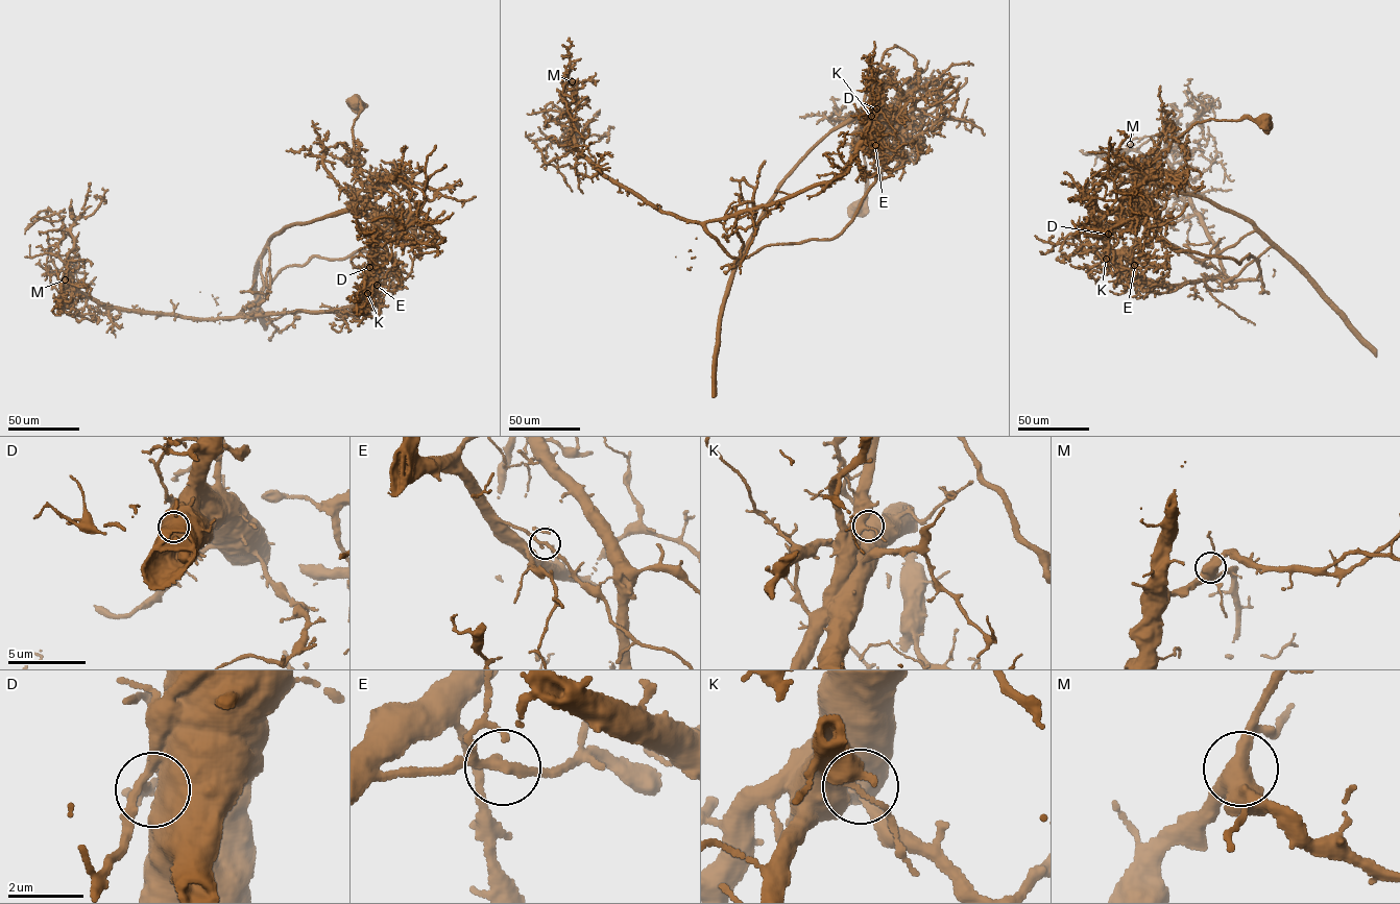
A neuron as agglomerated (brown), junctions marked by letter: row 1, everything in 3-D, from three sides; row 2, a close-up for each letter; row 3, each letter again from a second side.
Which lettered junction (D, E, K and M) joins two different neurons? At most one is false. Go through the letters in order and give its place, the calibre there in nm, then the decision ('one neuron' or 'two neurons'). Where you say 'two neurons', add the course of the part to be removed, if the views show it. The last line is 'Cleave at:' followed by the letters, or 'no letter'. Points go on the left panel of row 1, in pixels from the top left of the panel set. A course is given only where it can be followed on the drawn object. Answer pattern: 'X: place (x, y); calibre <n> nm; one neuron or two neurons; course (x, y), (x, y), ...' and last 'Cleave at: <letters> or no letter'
D: place (369, 267); calibre 360 nm; two neurons; course (369, 267), (360, 304), (199, 319), (97, 302), (69, 277), (74, 240), (59, 215), (31, 224)
E: place (377, 285); calibre 200 nm; one neuron
K: place (367, 293); calibre 400 nm; one neuron
M: place (65, 279); calibre 480 nm; one neuron
Cleave at: D

